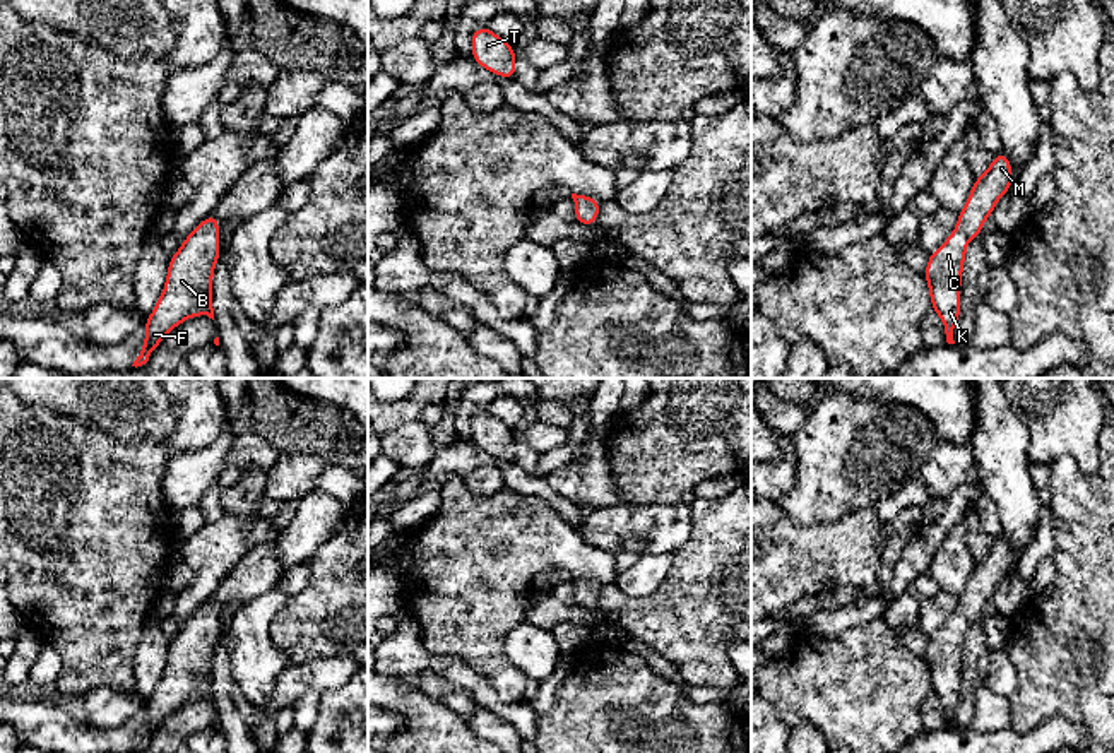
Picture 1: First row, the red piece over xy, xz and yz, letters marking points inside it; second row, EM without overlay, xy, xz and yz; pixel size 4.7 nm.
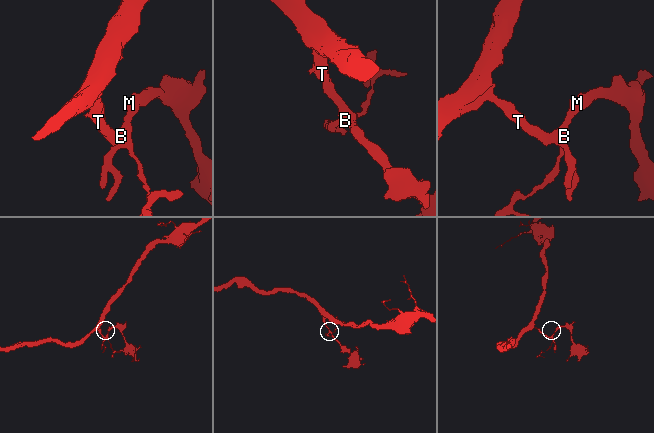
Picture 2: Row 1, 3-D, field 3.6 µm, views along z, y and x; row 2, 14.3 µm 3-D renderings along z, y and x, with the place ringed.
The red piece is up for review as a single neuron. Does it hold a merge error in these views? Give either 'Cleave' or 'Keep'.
Keep

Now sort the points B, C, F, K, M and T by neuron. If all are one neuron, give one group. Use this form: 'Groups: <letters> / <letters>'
Groups: B C F K M T

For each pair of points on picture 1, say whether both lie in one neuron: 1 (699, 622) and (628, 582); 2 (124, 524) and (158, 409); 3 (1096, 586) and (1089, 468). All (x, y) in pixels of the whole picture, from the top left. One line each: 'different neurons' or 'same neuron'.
1: different neurons
2: different neurons
3: different neurons

